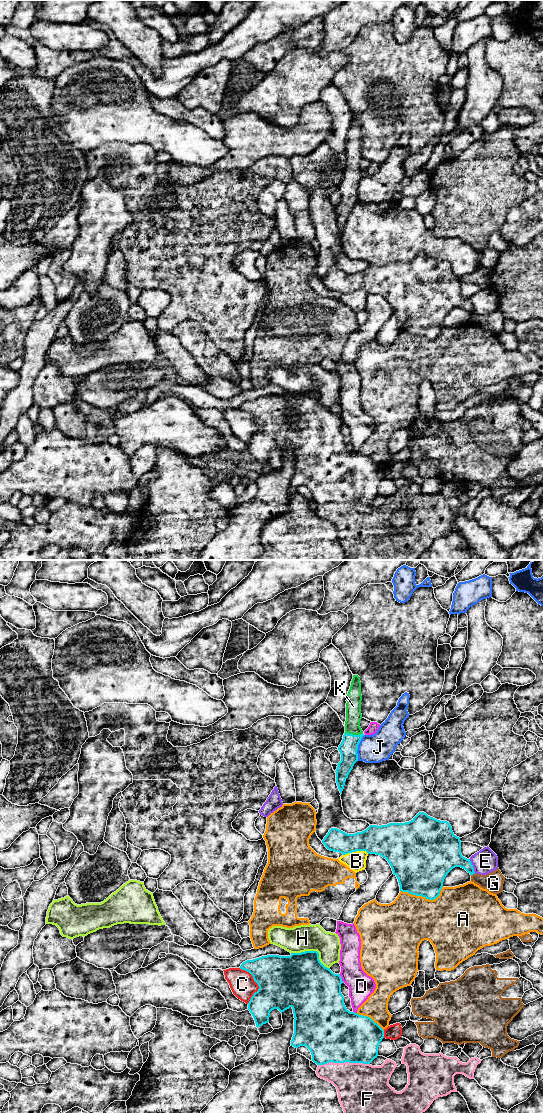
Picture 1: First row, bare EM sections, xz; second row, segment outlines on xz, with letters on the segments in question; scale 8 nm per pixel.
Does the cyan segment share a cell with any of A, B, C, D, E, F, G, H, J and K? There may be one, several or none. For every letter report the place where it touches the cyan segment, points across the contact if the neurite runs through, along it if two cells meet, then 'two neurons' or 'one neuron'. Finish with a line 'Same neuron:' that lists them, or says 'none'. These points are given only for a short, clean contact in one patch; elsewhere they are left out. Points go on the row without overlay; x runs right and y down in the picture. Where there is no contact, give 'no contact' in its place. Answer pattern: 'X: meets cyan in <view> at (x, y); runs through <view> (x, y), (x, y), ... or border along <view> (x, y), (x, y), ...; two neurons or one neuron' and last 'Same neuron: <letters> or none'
A: meets cyan in xz at (423, 336); two neurons
B: meets cyan in xz at (355, 291); two neurons
C: meets cyan in xz at (256, 422); two neurons
D: meets cyan in xz at (341, 418); two neurons
E: meets cyan in xz at (472, 306); two neurons
F: meets cyan in xz at (343, 502); two neurons
G: meets cyan in xz at (472, 314); border along xz (474, 313), (471, 315); two neurons
H: meets cyan in xz at (313, 391); two neurons
J: meets cyan in xz at (357, 188); border along xz (364, 175), (358, 185), (357, 200); two neurons
K: meets cyan in xz at (354, 175); runs through xz (348, 188), (354, 175), (353, 146); one neuron
Same neuron: K

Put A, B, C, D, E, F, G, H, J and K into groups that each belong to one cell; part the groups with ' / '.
A / B / C / D G / E / F / H / J / K

